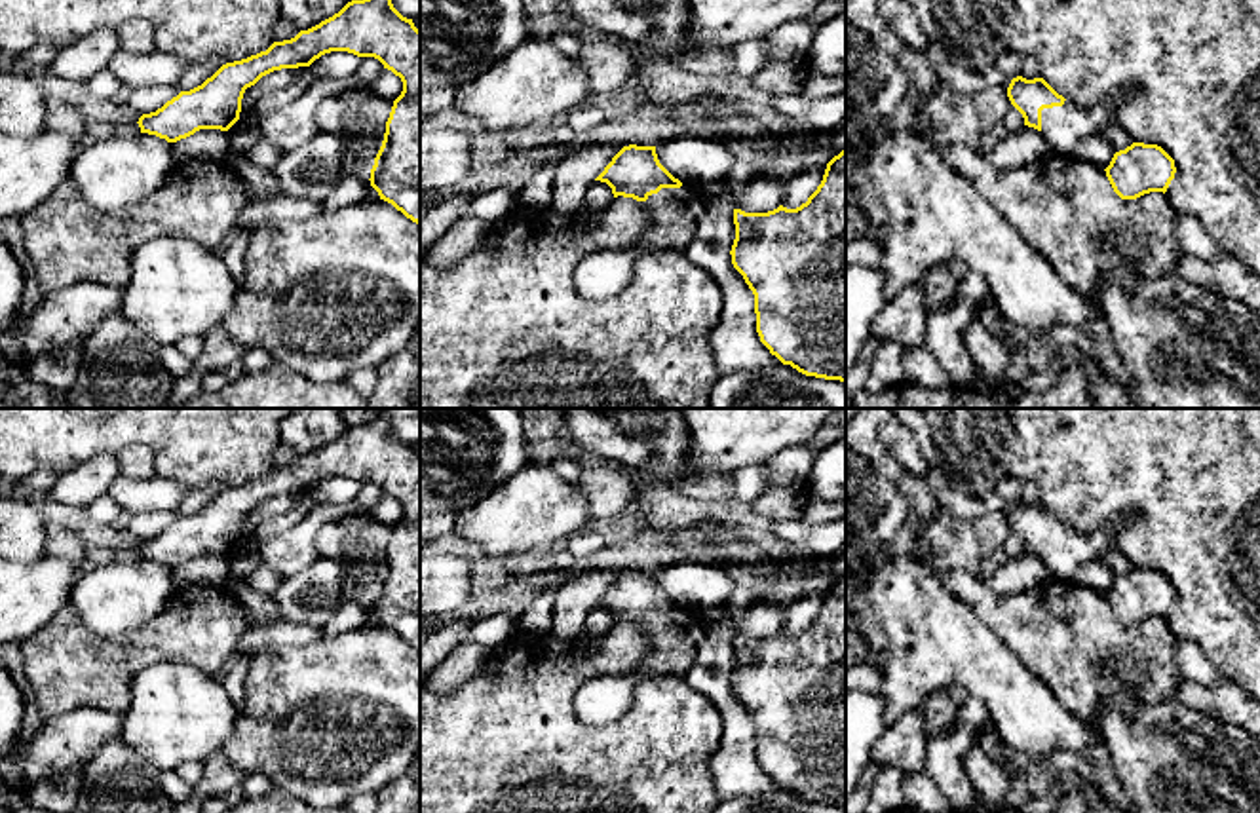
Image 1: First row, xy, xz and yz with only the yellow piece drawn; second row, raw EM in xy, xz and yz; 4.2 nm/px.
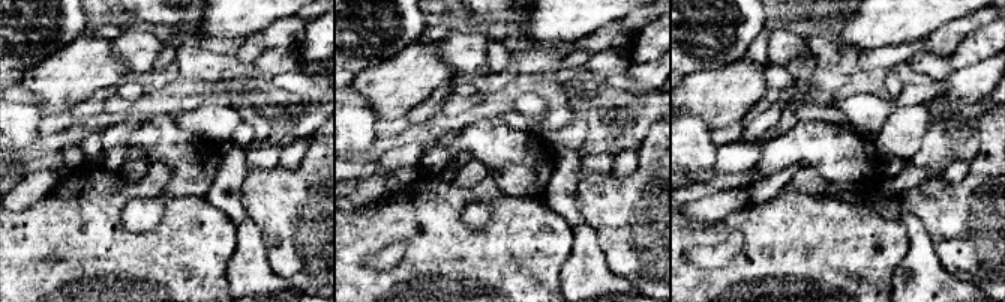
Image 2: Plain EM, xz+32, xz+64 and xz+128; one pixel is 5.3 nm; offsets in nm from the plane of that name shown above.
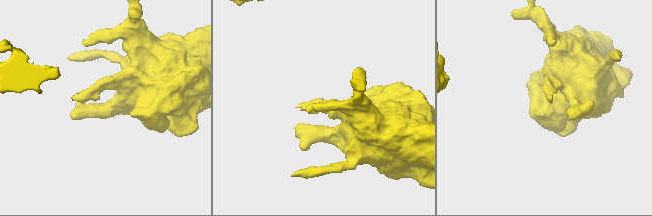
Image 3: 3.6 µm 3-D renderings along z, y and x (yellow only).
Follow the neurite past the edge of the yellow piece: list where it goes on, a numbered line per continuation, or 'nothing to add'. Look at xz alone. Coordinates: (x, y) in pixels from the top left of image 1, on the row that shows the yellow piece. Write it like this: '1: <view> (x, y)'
1: xz (675, 213)

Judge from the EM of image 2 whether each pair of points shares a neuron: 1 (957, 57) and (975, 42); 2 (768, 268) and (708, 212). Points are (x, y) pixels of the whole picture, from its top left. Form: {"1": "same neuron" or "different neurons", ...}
{"1": "same neuron", "2": "different neurons"}

